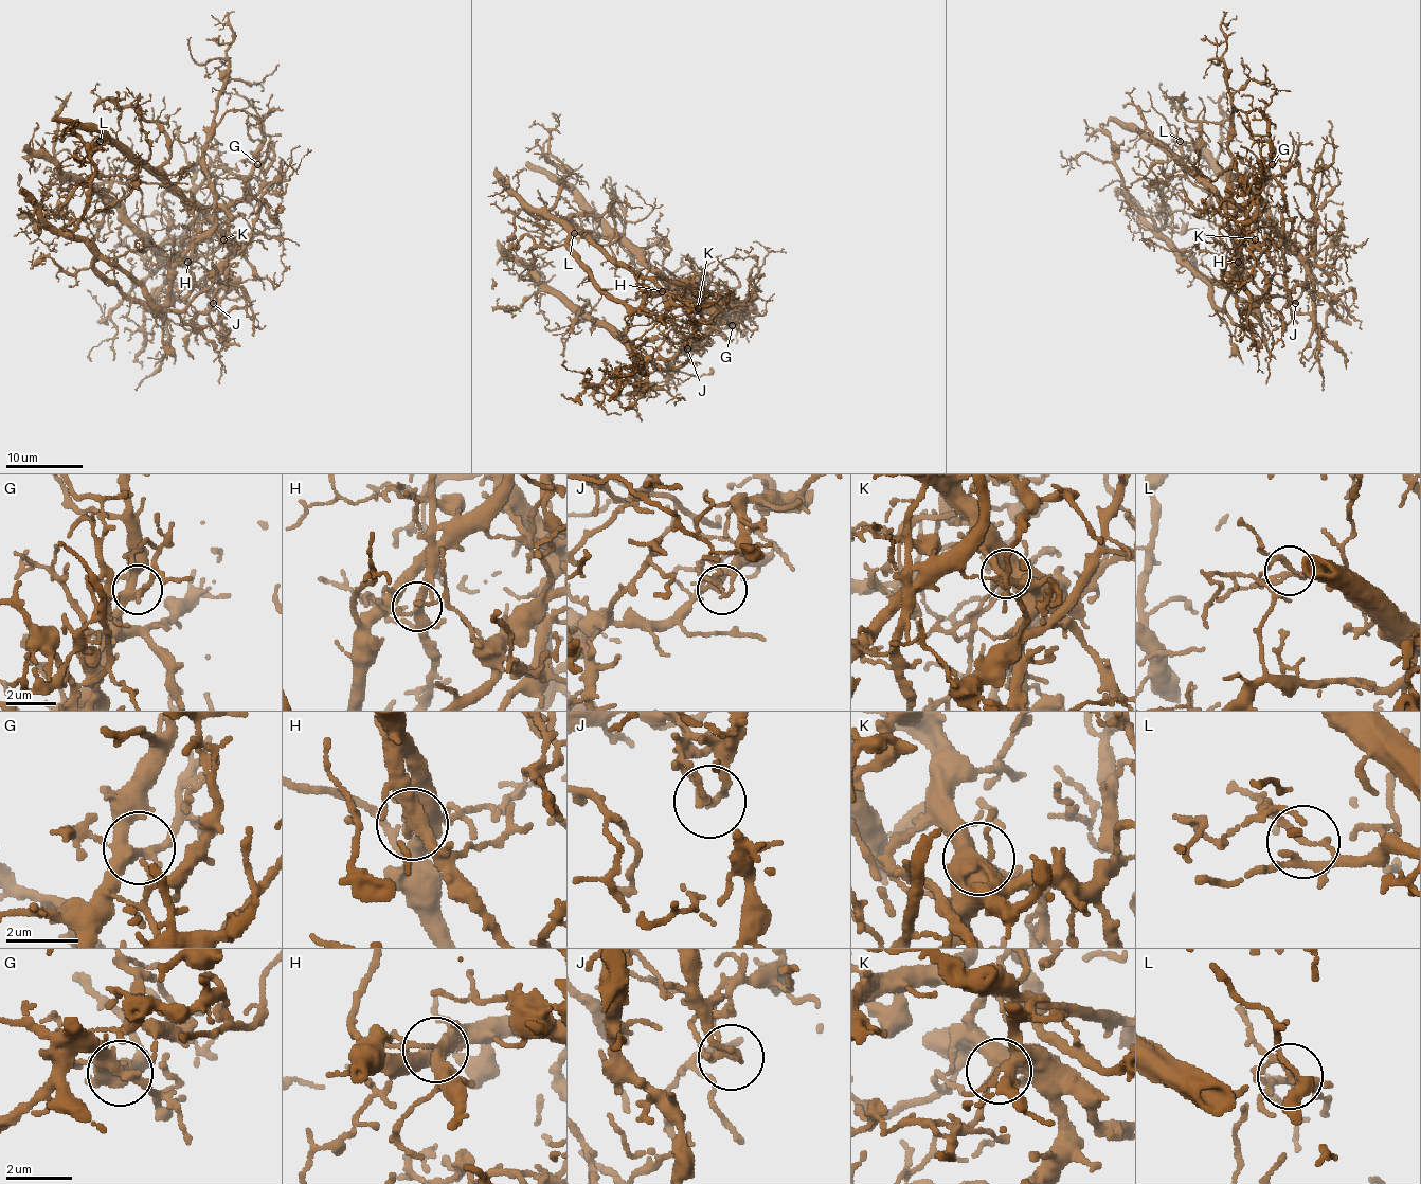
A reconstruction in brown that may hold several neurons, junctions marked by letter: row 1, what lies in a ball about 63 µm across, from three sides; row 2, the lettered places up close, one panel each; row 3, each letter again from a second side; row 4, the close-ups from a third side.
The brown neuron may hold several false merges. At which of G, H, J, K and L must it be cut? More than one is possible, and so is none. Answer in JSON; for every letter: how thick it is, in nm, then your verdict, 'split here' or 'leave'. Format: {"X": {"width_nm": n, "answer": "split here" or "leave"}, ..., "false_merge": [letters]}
{"G": {"width_nm": 320, "answer": "leave"}, "H": {"width_nm": 280, "answer": "split here"}, "J": {"width_nm": 150, "answer": "split here"}, "K": {"width_nm": 400, "answer": "leave"}, "L": {"width_nm": 150, "answer": "leave"}, "false_merge": ["H", "J"]}

